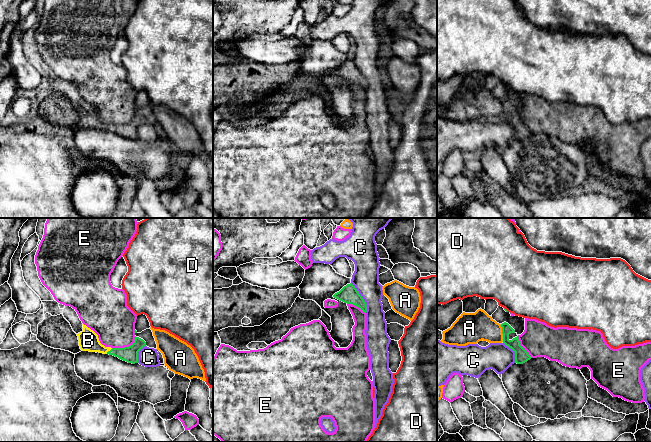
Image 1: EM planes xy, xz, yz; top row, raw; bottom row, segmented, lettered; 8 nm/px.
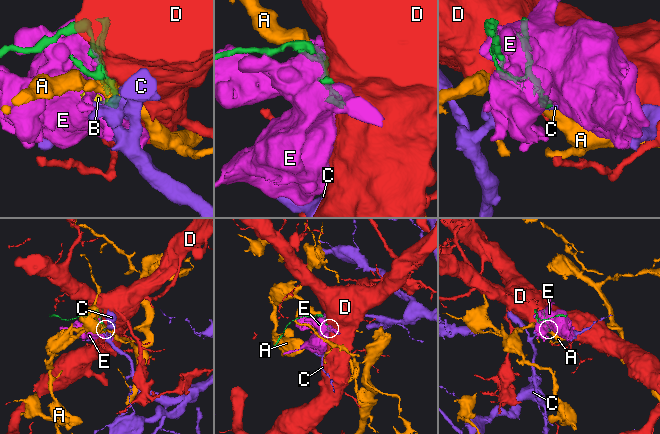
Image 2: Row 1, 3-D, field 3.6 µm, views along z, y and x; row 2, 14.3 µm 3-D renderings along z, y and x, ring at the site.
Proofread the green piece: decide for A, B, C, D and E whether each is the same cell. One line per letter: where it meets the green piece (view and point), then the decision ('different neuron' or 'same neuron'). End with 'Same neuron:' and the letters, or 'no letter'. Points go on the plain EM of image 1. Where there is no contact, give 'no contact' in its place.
A: contact yz (502, 109); different neuron
B: contact xy (110, 126); same neuron
C: contact xz (361, 73); different neuron
D: contact yz (505, 85); different neuron
E: contact xy (125, 123); different neuron
Same neuron: B

